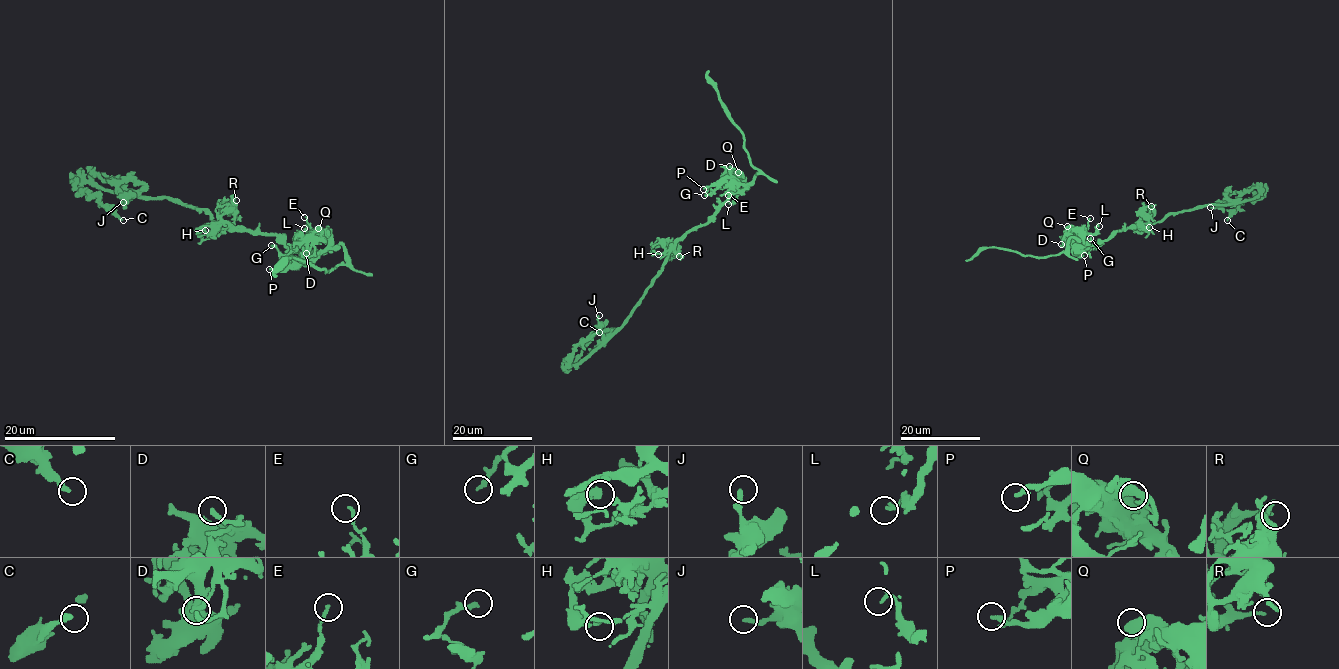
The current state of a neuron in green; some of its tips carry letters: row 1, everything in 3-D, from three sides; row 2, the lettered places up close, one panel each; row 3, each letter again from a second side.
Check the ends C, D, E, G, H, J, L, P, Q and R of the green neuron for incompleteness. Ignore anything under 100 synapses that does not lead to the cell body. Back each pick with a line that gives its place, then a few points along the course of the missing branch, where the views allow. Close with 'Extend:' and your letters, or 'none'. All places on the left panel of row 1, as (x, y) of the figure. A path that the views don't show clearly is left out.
Extend: none

